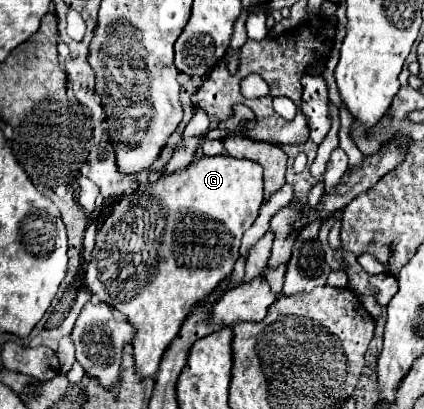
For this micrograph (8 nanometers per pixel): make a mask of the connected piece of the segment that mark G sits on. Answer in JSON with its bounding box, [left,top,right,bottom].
[85,155,261,377]

